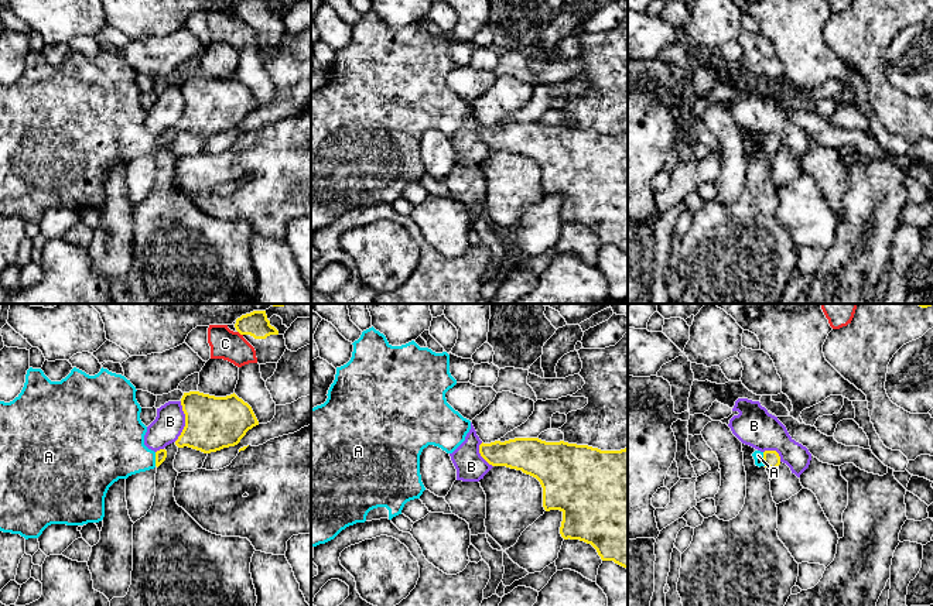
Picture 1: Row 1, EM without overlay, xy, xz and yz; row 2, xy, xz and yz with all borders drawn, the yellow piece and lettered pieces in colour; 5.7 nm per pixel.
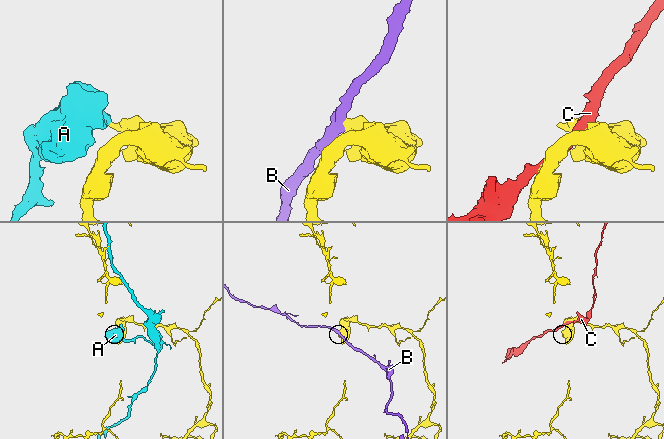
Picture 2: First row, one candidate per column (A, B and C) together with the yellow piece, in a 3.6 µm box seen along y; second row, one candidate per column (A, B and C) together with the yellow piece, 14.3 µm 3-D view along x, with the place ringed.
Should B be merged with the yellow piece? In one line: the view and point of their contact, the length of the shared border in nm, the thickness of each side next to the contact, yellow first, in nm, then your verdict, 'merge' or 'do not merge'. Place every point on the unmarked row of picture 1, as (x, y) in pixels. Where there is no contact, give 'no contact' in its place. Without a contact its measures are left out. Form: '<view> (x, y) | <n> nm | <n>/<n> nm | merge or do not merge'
xy (185, 105) | 240 nm | 300/170 nm | do not merge

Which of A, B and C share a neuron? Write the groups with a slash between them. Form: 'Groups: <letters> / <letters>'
Groups: A / B / C

